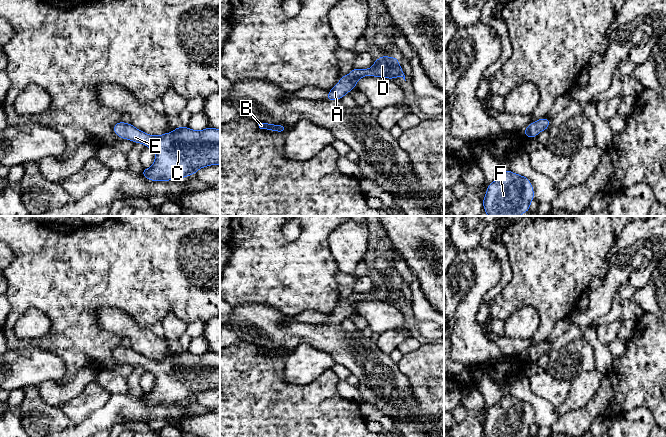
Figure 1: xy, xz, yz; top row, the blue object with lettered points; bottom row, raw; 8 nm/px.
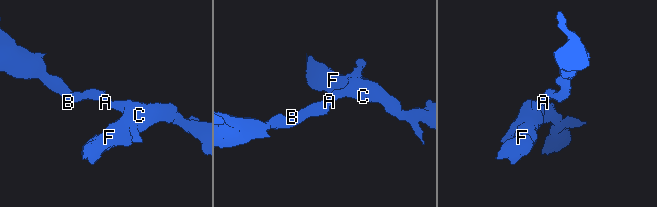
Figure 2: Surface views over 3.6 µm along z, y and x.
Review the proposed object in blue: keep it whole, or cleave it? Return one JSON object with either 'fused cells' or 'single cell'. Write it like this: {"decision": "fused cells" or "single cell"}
{"decision": "single cell"}

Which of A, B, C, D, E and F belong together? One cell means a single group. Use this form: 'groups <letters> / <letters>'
groups A B C D E F

